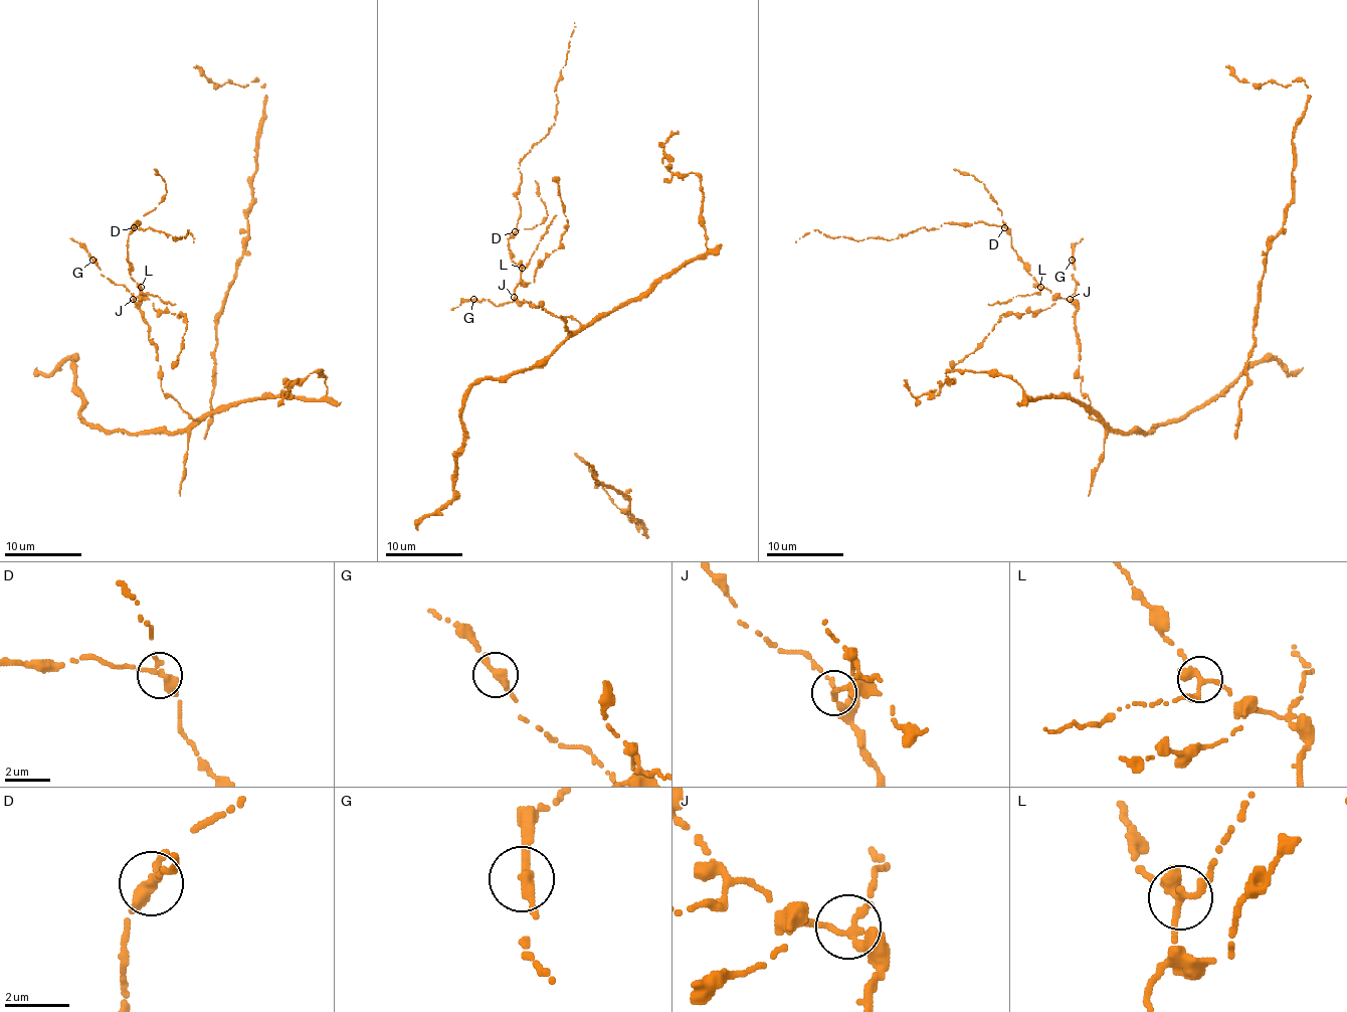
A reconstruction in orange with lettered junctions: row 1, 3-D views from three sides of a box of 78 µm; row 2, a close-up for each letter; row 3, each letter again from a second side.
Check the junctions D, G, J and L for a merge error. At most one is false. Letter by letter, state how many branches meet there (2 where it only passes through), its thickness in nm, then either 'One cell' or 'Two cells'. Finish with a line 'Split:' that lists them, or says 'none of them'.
D: Branches: 2. Thickness 340 nm. Two cells
G: Branches: 2. Thickness 320 nm. One cell
J: Branches: 3. Thickness 220 nm. One cell
L: Branches: 2. Thickness 340 nm. One cell
Split: D

